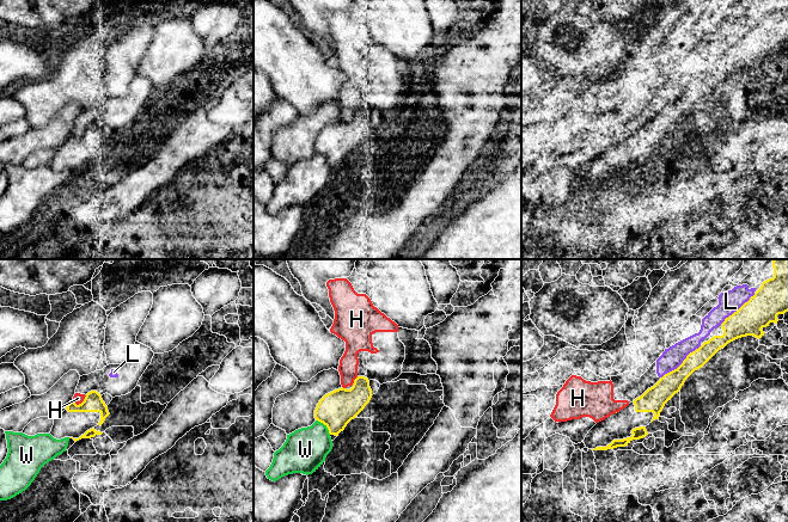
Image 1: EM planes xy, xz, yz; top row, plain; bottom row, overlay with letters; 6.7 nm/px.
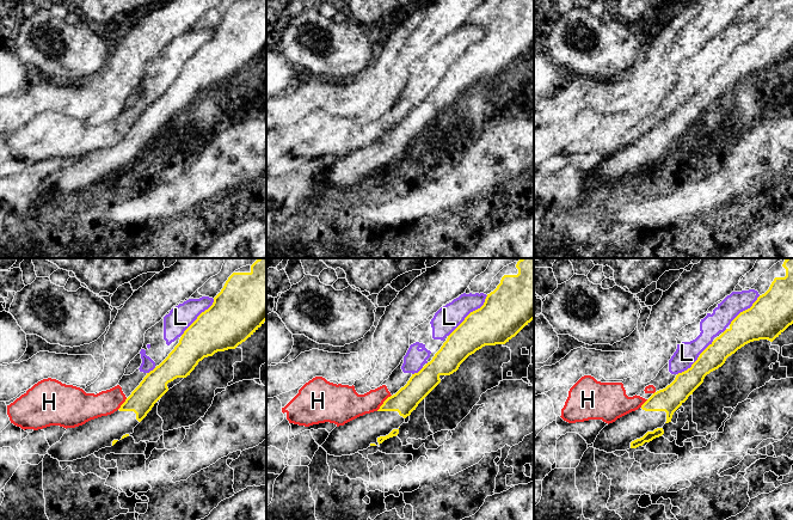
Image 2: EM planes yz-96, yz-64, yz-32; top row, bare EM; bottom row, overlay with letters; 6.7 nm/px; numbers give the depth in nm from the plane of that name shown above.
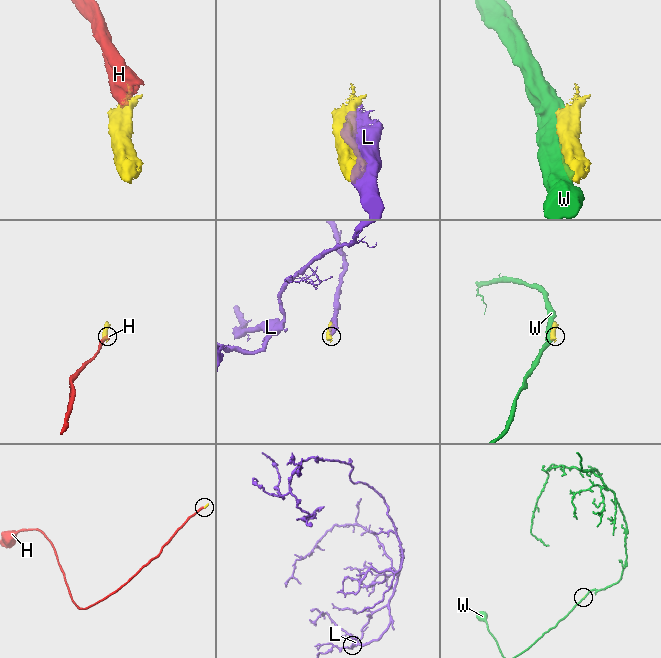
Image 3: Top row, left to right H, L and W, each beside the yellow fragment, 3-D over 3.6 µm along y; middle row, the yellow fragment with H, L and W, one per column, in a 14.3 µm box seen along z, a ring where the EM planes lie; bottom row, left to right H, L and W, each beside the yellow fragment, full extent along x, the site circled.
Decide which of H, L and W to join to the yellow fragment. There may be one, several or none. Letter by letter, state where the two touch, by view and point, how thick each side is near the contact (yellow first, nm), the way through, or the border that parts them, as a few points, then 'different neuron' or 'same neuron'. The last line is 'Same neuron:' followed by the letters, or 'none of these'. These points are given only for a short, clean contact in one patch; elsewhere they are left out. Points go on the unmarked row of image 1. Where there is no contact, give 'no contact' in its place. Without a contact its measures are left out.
H: xy (79, 136) | 130/70 nm | different neuron
L: yz (683, 94) | 150/140 nm | different neuron
W: xz (324, 157) | 240/280 nm | different neuron
Same neuron: none of these

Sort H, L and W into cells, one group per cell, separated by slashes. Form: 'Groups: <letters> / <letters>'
Groups: H L / W

